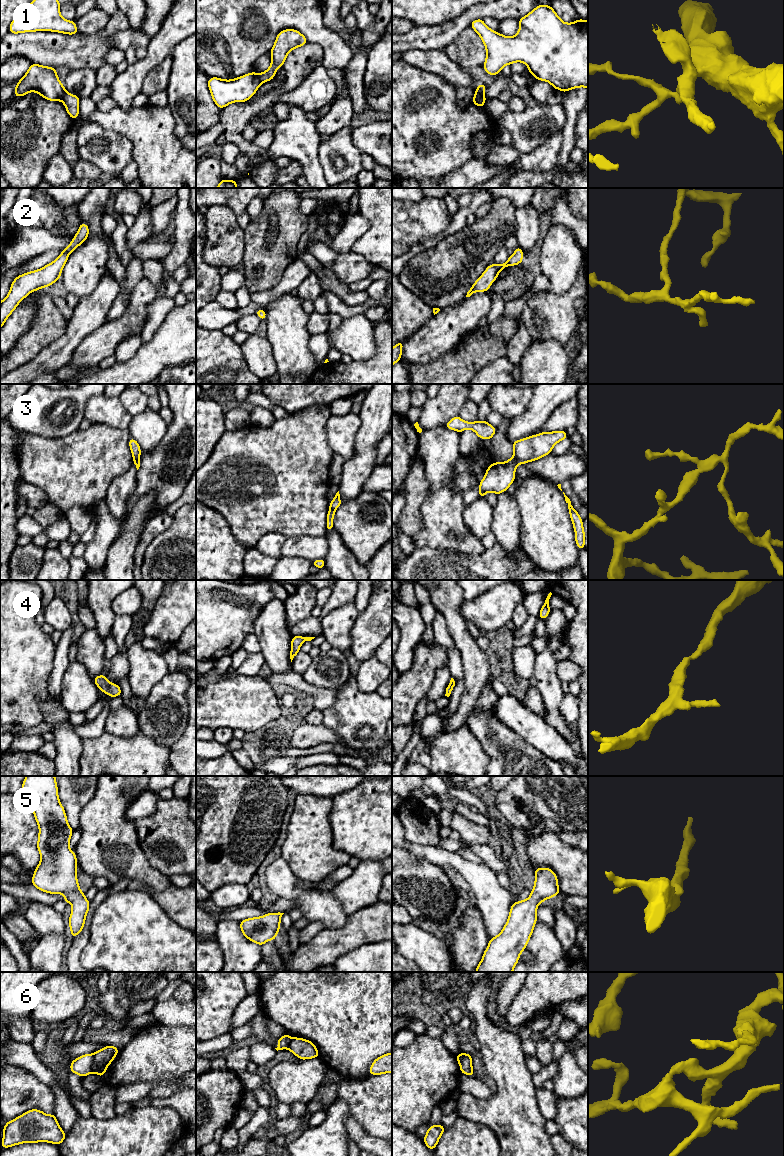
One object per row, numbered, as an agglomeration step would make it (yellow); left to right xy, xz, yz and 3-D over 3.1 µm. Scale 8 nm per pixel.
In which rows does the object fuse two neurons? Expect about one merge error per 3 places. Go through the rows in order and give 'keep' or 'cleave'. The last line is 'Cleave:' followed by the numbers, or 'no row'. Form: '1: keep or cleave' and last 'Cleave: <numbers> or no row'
1: cleave
2: keep
3: cleave
4: keep
5: keep
6: cleave
Cleave: 1, 3, 6

